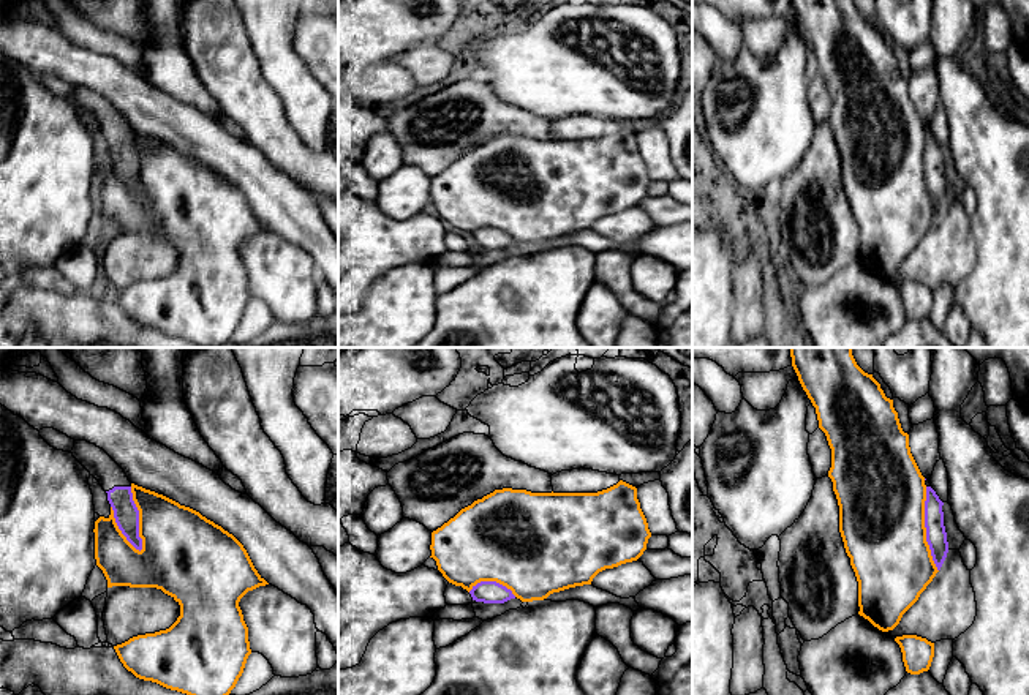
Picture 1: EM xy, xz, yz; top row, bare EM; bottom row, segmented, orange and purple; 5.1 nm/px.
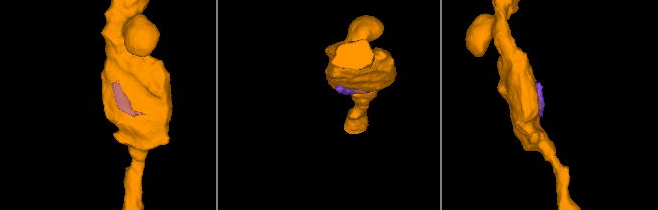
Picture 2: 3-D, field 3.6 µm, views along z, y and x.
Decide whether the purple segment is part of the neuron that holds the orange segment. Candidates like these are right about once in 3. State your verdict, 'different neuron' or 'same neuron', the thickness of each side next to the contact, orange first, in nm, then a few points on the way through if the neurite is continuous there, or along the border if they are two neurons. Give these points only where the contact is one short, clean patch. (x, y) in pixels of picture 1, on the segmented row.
different neuron; calibres 400 and 130 nm

